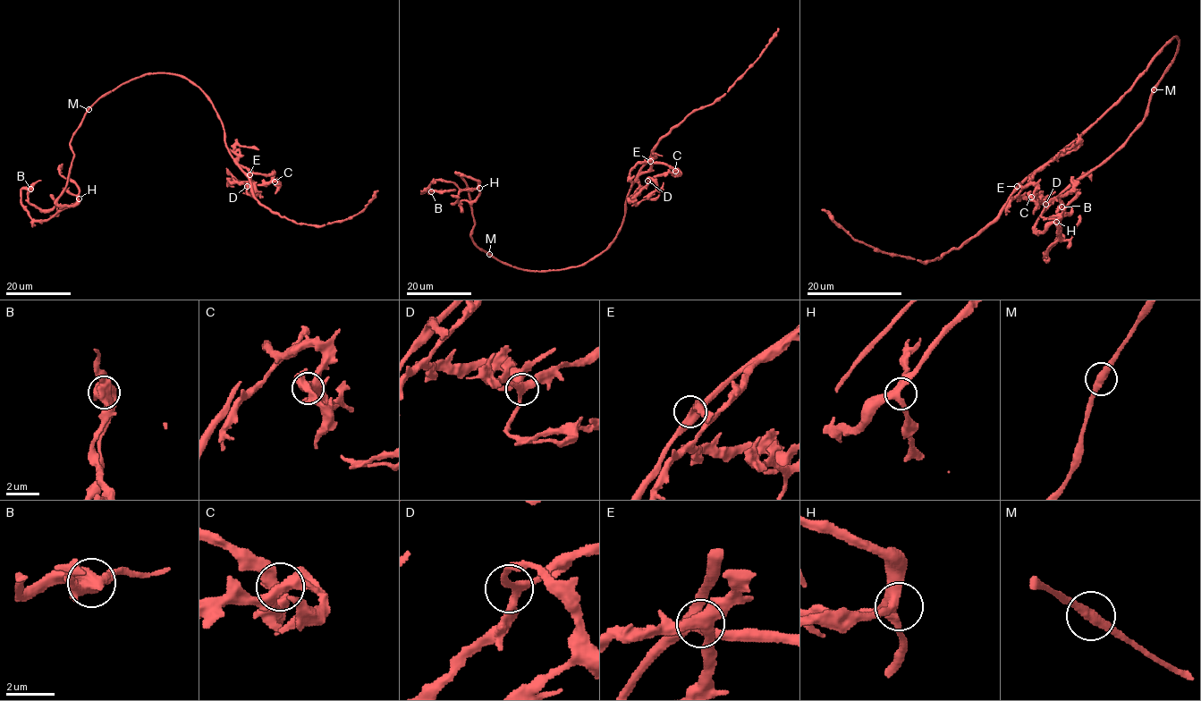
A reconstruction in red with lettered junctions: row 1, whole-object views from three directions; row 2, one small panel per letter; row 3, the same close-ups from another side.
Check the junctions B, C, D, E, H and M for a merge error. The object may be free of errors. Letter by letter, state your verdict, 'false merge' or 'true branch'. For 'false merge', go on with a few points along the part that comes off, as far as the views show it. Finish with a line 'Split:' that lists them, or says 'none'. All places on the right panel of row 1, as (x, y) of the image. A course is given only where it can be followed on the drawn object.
B: false merge; foreign part runs (1061, 207), (1061, 238), (1058, 232)
C: true branch
D: true branch
E: true branch
H: true branch
M: true branch
Split: B

